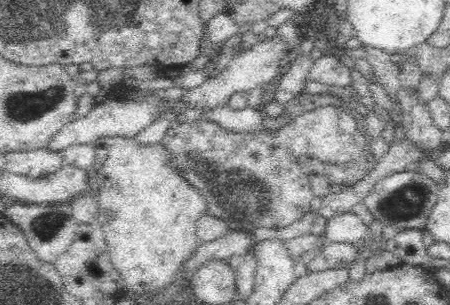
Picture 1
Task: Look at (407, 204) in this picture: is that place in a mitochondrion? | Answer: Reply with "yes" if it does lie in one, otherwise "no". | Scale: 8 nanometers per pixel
yes

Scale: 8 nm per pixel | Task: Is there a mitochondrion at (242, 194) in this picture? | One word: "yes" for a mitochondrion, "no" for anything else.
yes

